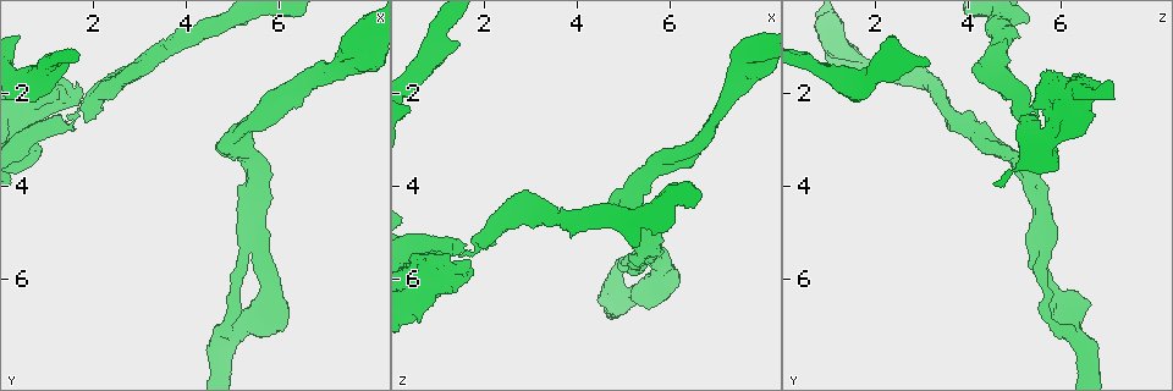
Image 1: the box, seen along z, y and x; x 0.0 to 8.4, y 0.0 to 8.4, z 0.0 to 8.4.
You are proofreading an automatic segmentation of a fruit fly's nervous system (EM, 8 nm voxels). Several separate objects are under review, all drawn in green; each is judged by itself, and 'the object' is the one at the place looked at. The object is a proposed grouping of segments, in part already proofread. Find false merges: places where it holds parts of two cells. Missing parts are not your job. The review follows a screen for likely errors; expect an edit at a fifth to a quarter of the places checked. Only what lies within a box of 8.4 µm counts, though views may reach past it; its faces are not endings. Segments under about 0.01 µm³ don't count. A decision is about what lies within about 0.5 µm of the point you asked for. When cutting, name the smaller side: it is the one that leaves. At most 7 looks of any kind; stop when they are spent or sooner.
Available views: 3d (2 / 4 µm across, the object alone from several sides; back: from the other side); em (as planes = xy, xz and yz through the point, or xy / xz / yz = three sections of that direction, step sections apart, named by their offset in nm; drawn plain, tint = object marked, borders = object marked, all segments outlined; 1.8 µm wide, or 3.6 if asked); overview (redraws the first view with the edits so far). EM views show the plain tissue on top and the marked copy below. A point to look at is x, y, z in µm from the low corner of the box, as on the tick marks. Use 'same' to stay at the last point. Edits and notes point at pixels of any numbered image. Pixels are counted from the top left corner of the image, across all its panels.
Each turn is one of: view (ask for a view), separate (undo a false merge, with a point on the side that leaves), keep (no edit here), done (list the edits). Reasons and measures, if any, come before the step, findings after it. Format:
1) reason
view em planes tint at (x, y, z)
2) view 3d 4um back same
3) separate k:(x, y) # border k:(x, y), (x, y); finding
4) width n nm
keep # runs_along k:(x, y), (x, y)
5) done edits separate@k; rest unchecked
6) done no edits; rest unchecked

sudden change in width
view 3d 4um at (2.05, 2.20, 5.20)

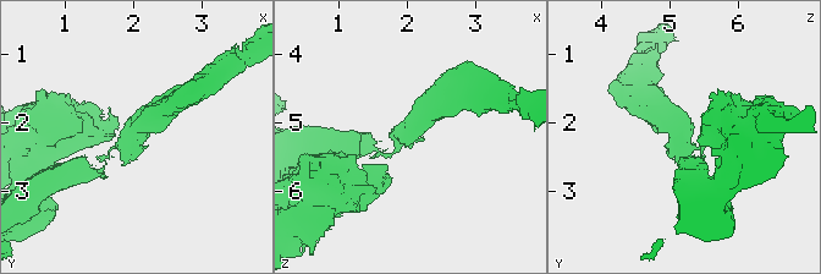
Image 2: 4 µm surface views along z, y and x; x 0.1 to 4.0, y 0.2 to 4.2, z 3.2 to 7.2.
need the tissue
view em yz step 16 borders at (2.00, 2.15, 5.20)

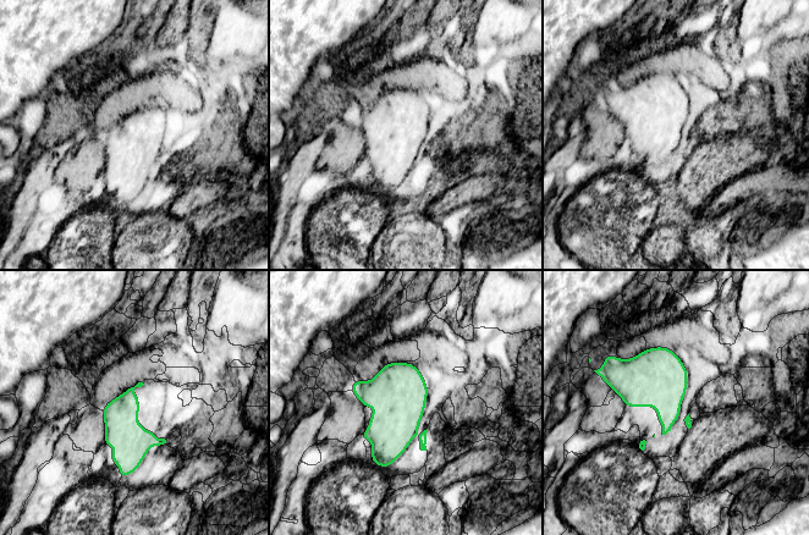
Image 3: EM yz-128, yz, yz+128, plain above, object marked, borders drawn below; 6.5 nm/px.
view em planes borders same

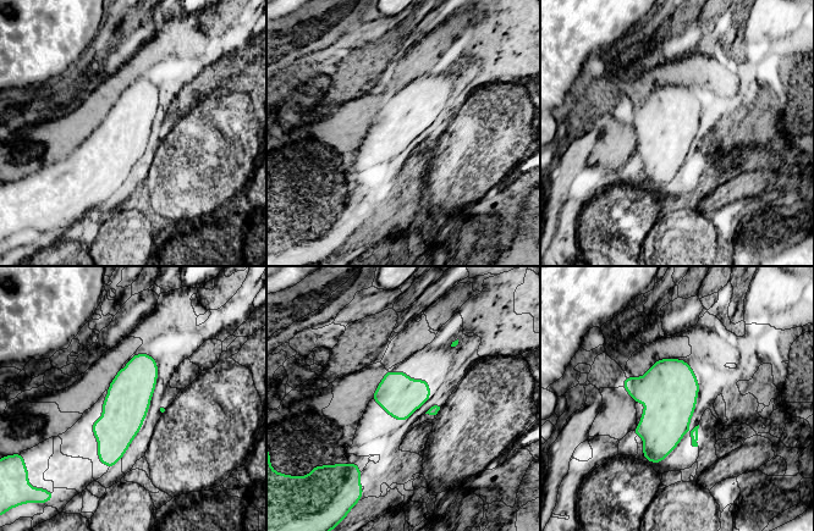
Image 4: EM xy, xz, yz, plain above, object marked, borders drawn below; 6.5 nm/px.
width 280 nm
keep # runs_along 4:(146, 357), (115, 430), (109, 464); all the same cell

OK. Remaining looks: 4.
thick turns thin
view em 3.6um planes tint at (0.50, 2.10, 6.25)

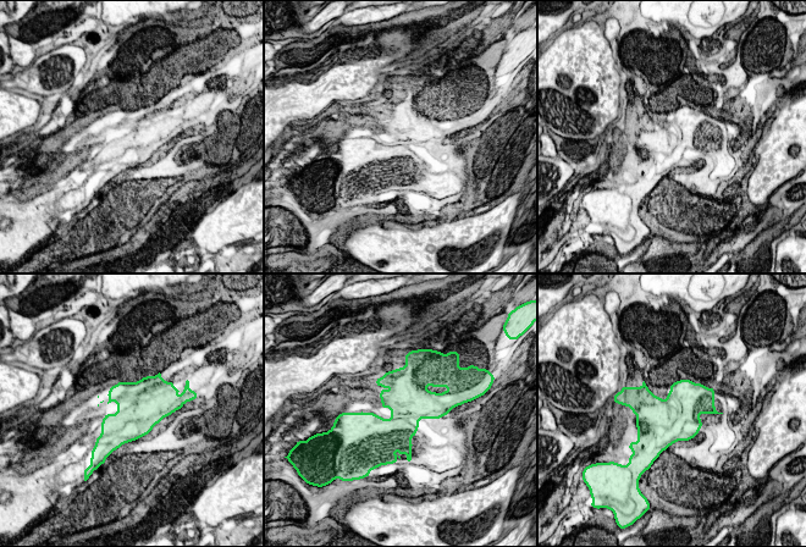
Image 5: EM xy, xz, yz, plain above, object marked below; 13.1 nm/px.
width 550 nm
keep # one cell here

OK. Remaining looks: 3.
sharp bend
view em 3.6um yz step 4 tint at (4.95, 7.15, 6.30)

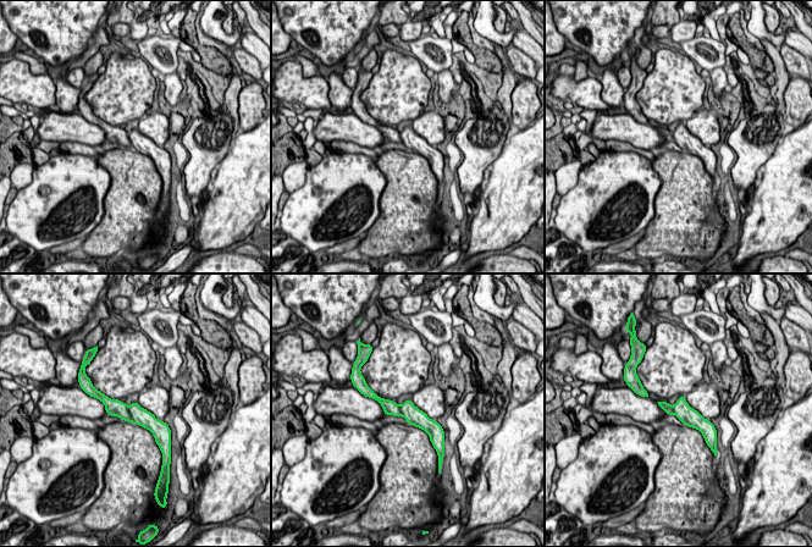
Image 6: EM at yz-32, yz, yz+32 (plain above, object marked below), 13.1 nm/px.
view em 3.6um planes borders same

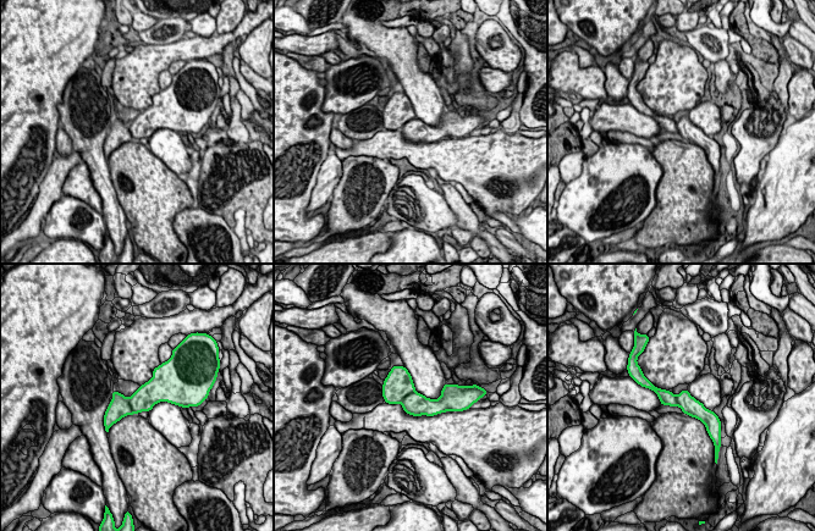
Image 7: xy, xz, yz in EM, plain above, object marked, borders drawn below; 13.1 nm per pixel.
keep # runs_along 7:(172, 399), (147, 396), (108, 419); continuous, no second cell

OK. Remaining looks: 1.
done no edits; rest unchecked

